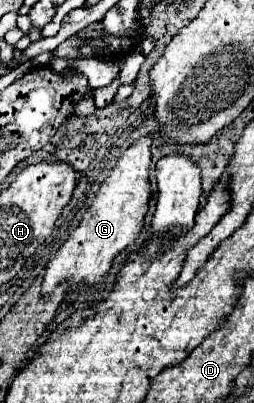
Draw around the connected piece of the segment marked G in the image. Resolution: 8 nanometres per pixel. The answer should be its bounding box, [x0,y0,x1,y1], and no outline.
[42,136,152,296]

